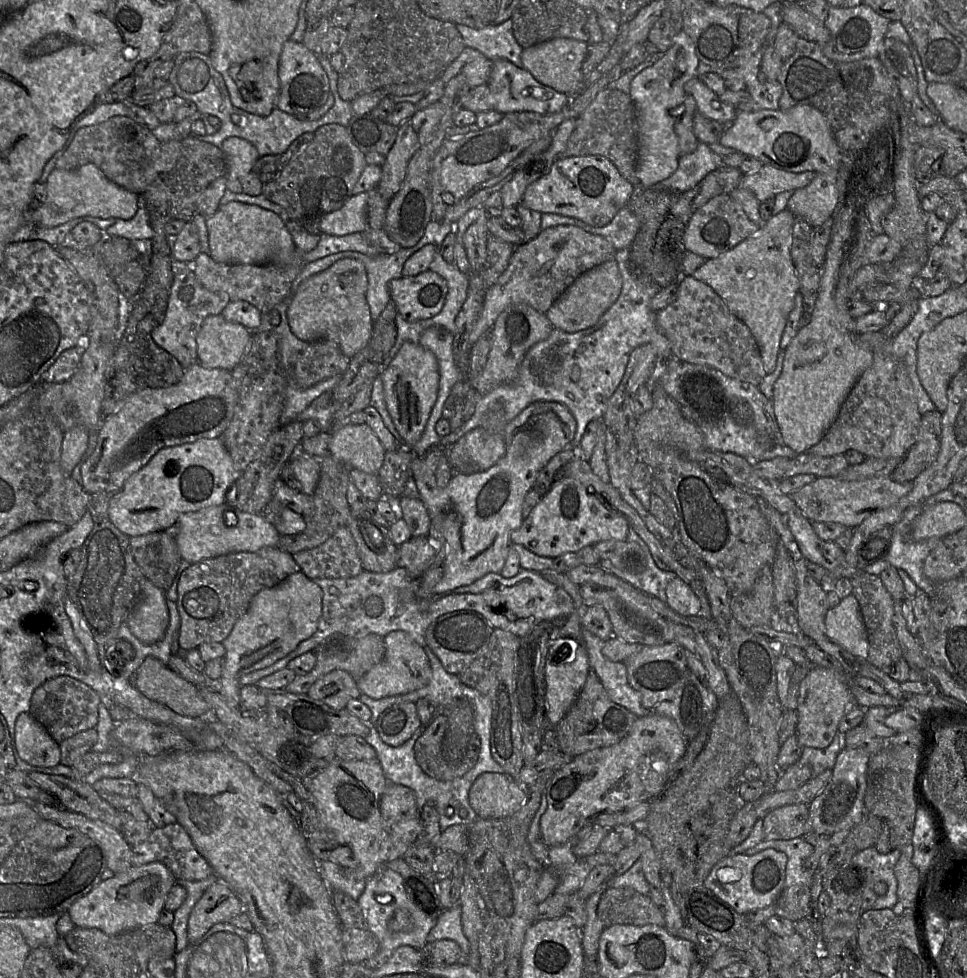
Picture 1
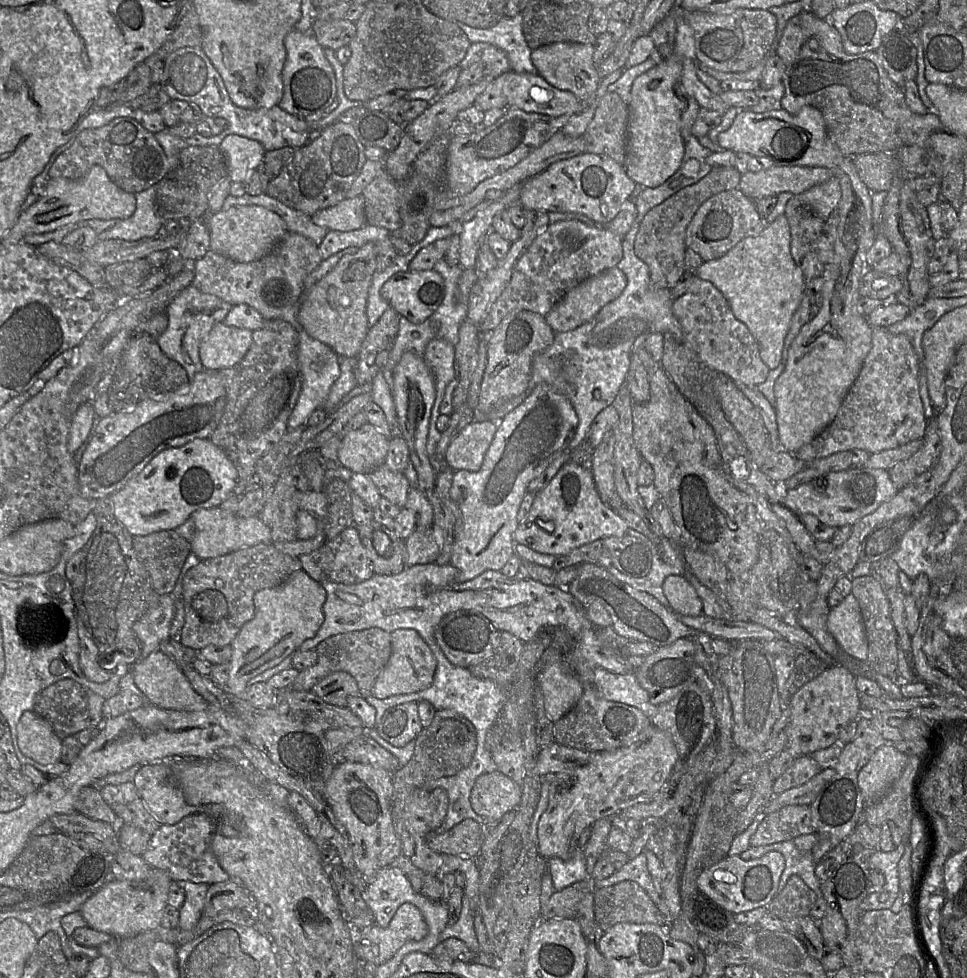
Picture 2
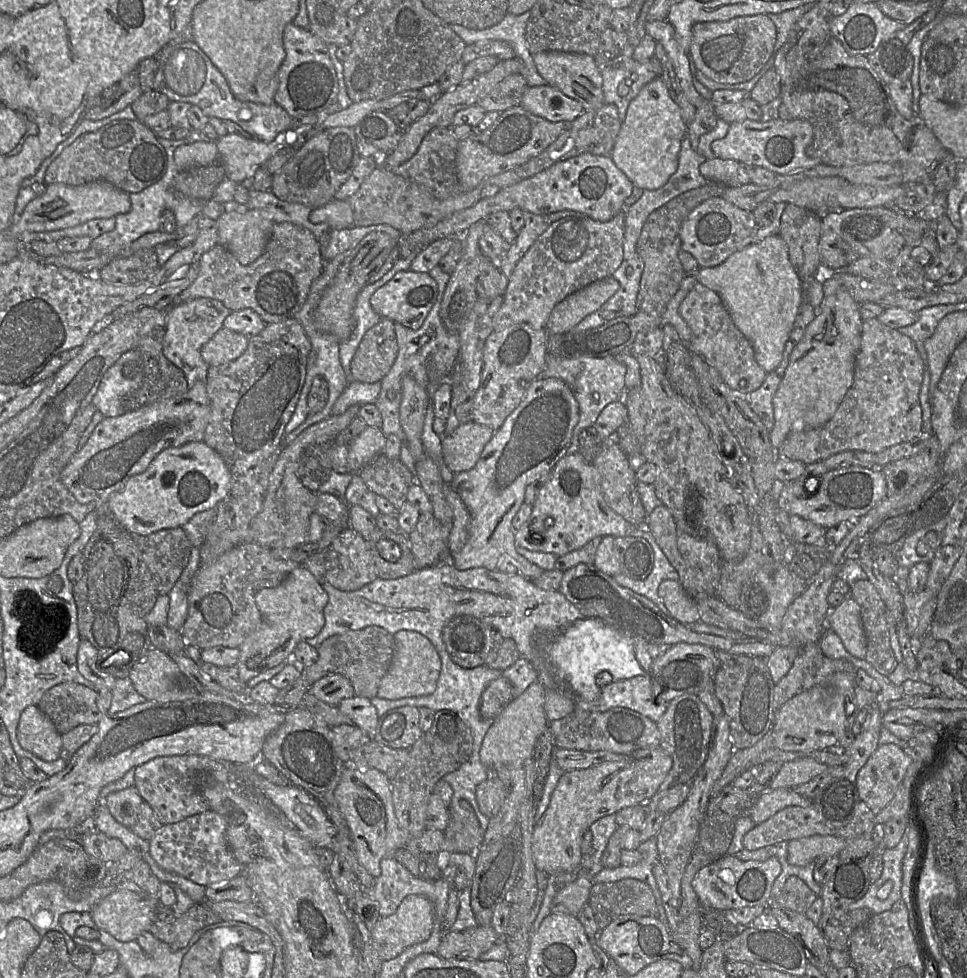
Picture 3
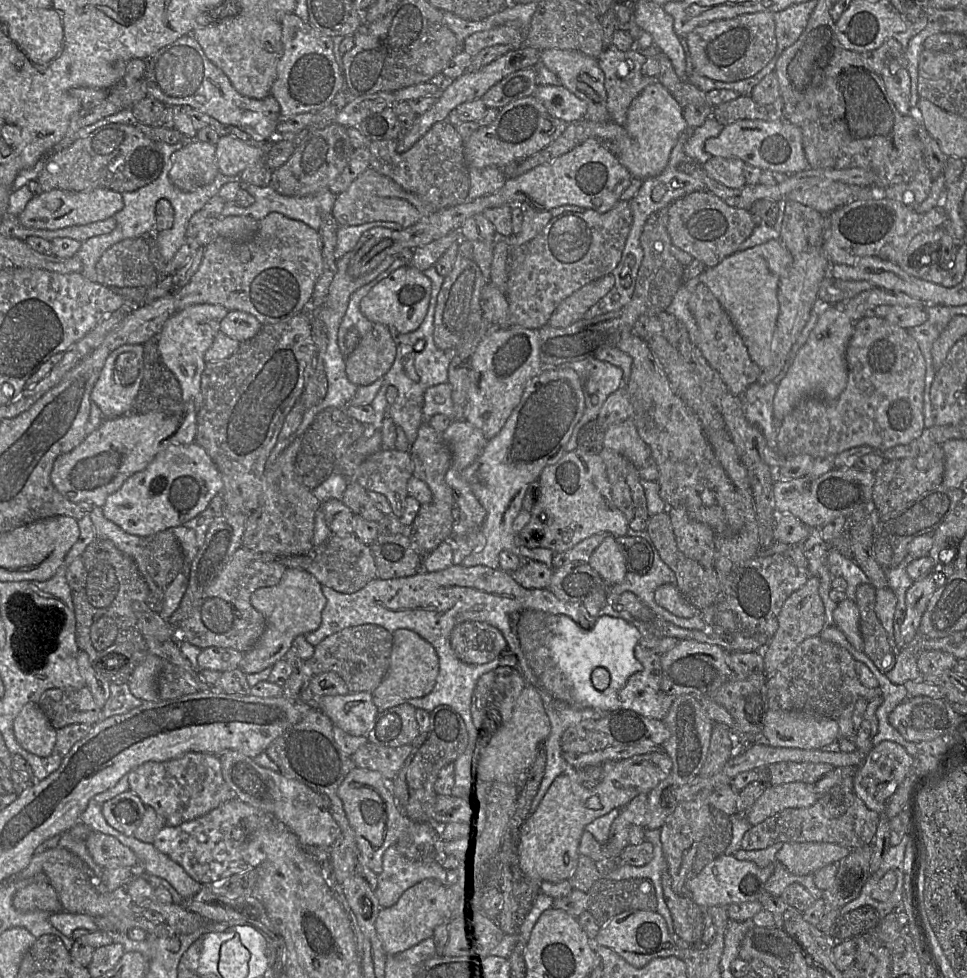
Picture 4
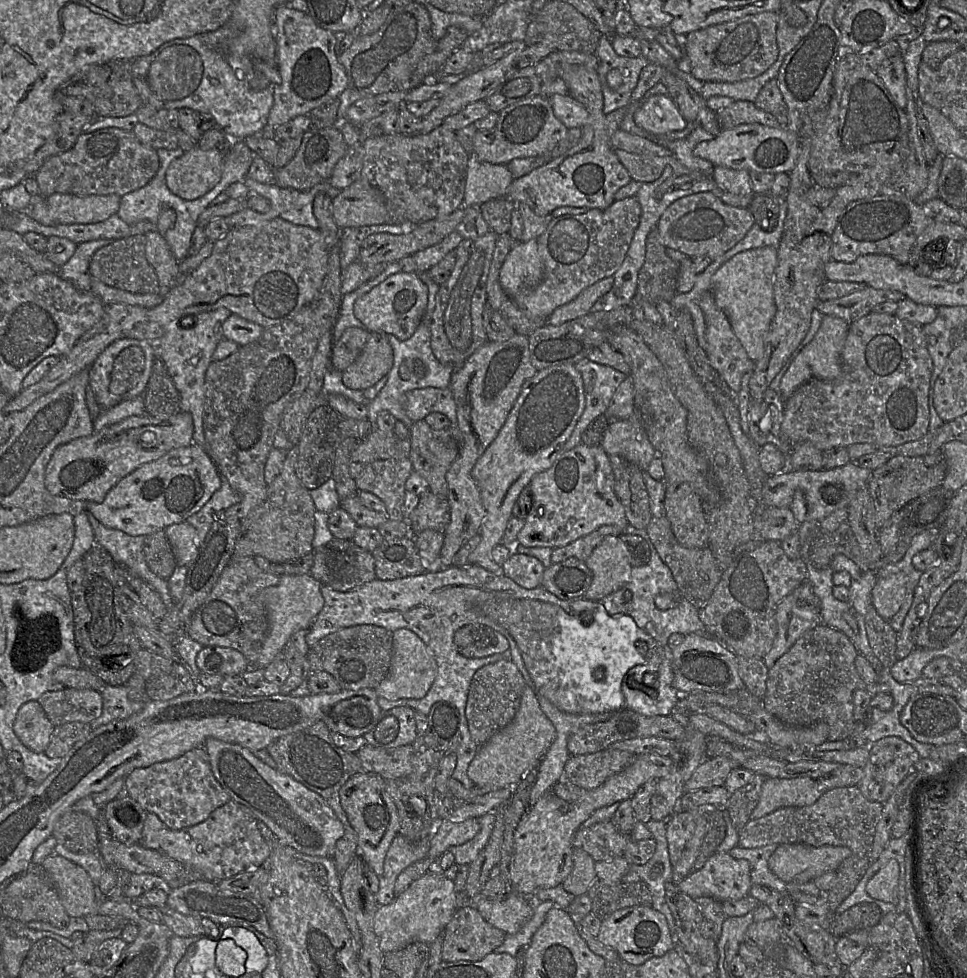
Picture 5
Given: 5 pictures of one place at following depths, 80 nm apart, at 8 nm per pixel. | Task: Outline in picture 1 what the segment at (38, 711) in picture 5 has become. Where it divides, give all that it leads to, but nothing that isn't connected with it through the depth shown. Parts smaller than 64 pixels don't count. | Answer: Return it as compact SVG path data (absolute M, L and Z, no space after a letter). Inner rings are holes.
M29 711L16 719L14 743L20 758L32 766L54 767L61 762L60 744Z

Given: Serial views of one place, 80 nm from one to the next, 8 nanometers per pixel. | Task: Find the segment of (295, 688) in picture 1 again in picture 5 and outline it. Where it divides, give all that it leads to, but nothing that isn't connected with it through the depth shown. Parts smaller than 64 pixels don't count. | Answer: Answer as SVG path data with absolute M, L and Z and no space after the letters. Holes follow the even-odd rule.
M361 624L342 628L322 638L310 648L307 658L311 672L327 672L335 678L342 690L357 691L378 687L389 673L392 655L393 632L376 625Z

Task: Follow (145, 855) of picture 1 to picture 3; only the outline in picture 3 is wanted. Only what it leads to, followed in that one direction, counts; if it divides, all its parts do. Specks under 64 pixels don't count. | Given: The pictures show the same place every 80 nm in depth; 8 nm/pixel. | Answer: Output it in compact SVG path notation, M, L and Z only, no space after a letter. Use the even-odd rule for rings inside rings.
M207 810L174 823L162 825L149 841L149 852L165 871L204 886L223 884L243 874L243 866L235 859L226 839L226 816Z

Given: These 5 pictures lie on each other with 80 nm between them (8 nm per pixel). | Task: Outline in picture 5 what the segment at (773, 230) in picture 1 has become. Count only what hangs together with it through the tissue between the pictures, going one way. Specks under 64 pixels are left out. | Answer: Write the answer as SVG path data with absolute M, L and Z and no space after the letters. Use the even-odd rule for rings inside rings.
M773 246L744 250L721 265L711 278L711 292L718 308L725 313L748 357L755 363L764 355L764 342L776 313L773 284L777 253L778 248Z

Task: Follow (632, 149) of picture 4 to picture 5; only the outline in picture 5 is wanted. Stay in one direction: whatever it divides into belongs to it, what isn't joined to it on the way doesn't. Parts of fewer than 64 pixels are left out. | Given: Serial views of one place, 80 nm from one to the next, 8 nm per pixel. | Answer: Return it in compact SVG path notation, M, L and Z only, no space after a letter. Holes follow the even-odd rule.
M656 94L639 102L633 114L634 122L654 137L682 130L687 121L681 115L672 97Z

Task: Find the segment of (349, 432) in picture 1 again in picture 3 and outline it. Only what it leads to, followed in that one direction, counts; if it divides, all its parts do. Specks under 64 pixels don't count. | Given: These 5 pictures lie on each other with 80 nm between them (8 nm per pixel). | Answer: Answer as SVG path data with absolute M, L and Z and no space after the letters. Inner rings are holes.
M367 426L348 446L348 464L350 470L359 472L366 464L383 453L386 436L377 427Z

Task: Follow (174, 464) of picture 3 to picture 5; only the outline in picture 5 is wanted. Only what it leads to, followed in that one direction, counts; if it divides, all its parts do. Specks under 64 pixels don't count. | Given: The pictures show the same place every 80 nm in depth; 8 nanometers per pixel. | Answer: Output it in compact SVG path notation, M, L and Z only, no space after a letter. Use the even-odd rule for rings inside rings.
M192 442L188 446L171 449L159 459L144 464L127 475L107 493L103 502L87 502L86 512L91 513L108 528L131 536L147 536L173 524L186 522L188 517L203 508L221 485L221 474L211 457L203 447Z

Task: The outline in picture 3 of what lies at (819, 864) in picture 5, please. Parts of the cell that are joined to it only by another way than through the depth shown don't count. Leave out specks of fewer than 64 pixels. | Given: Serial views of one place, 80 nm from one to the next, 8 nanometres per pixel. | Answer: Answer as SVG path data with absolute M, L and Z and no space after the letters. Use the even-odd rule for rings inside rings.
M813 835L788 841L787 860L804 866L821 856L838 855L845 847L845 839L830 835Z

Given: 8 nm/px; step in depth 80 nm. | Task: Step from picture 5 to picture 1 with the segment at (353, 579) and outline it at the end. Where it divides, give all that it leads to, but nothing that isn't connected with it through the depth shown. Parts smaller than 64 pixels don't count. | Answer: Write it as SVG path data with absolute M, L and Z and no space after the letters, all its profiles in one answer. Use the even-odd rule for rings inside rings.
M346 526L338 528L324 543L292 555L309 579L350 578L363 571L356 543Z

